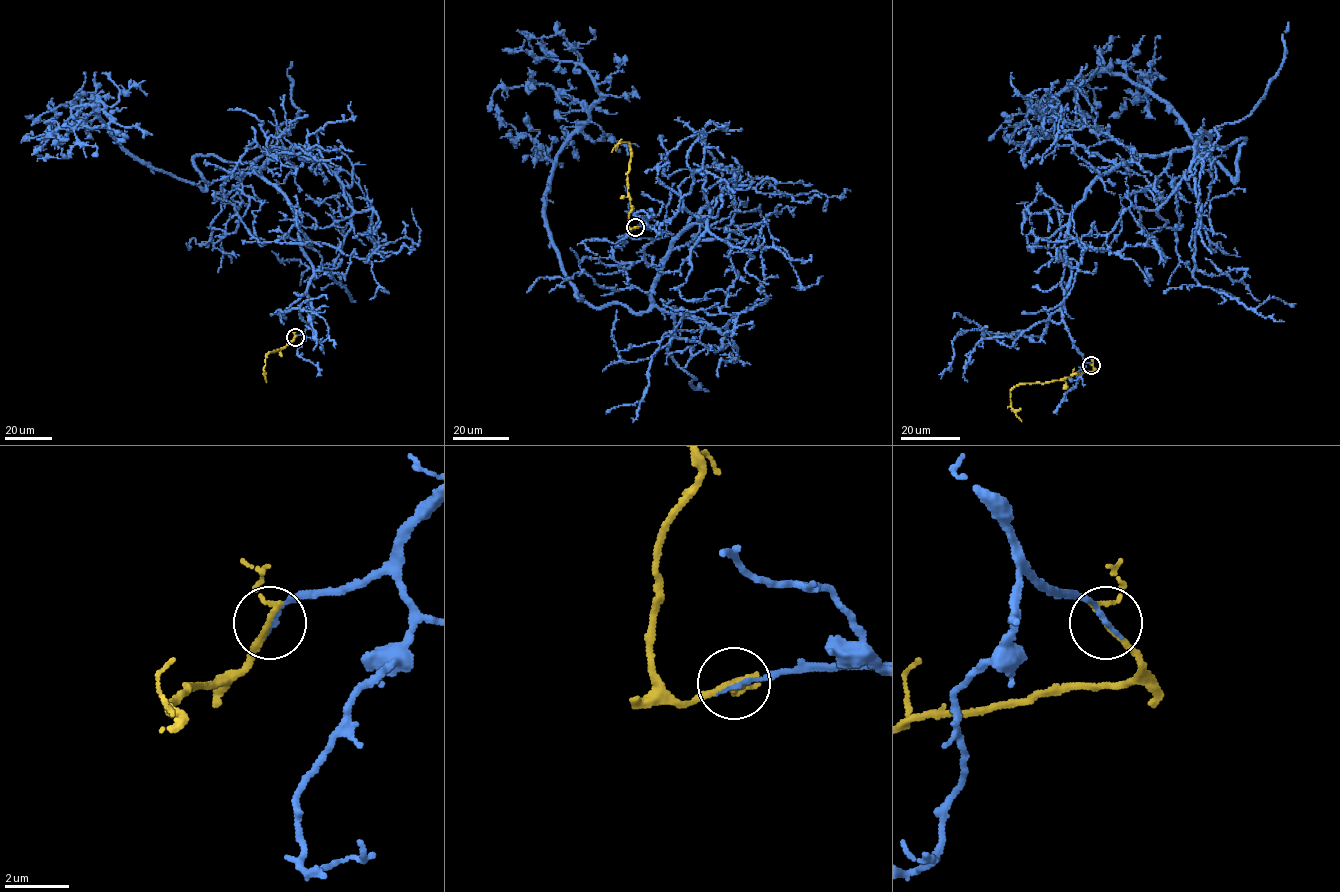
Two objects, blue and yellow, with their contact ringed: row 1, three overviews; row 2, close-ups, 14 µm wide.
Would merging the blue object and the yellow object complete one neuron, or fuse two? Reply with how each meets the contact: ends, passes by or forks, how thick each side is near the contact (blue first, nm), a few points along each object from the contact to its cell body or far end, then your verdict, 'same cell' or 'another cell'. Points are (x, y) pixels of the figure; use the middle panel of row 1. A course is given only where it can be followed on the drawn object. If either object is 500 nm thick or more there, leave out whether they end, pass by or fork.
blue ends | yellow passes by | 140/160 nm | blue via (635, 227), (712, 209), (645, 311), (578, 299), (544, 208), (600, 97), (561, 32), (519, 30) | yellow via (635, 227), (631, 229), (628, 225), (632, 208), (627, 184), (631, 156), (628, 142), (619, 142), (611, 152) | same cell

